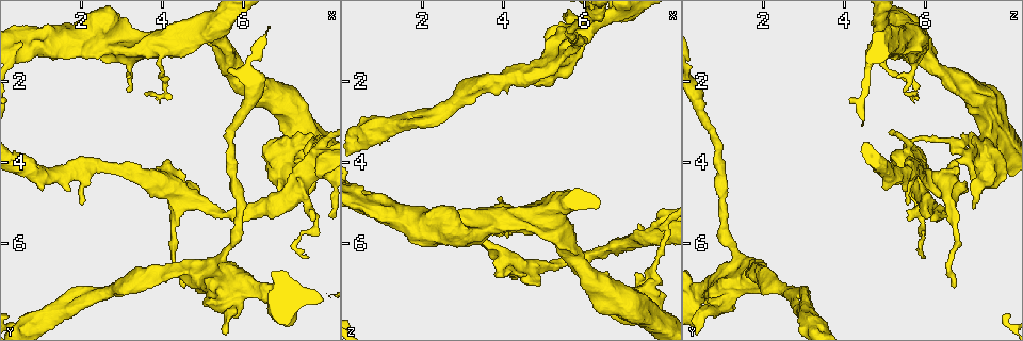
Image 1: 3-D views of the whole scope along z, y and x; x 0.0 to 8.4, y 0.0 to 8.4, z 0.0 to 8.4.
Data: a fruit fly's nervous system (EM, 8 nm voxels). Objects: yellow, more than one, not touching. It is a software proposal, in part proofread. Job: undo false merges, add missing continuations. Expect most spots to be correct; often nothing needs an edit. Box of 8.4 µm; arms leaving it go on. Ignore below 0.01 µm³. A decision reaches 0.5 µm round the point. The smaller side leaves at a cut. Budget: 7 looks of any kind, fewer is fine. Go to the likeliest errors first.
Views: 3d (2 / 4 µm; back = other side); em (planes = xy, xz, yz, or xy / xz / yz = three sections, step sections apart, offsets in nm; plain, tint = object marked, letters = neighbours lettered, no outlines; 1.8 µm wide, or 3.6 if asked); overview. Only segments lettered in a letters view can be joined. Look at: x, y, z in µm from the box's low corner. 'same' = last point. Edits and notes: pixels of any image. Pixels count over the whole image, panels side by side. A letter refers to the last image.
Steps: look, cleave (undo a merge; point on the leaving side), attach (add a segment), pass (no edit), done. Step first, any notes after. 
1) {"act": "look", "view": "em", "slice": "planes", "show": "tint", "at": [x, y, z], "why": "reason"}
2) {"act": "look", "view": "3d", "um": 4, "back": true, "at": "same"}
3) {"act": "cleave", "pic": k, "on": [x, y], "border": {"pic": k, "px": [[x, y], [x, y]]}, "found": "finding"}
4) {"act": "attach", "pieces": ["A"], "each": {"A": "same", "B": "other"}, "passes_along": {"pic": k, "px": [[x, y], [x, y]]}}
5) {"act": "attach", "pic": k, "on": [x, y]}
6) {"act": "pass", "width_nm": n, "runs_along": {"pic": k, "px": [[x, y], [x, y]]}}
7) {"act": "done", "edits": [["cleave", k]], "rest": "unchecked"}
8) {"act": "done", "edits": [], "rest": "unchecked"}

{"act": "look", "view": "3d", "um": 2, "at": [4.75, 4.90, 6.60], "why": "thin arm on a thick one"}

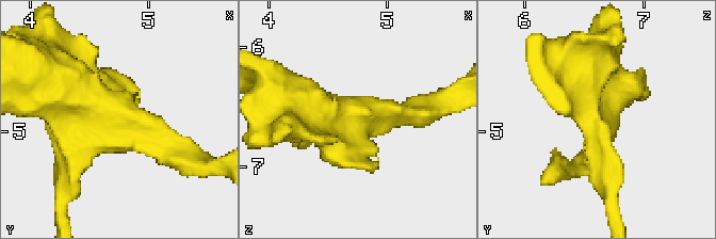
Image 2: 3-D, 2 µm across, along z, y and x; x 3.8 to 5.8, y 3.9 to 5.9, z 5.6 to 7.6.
{"act": "look", "view": "em", "slice": "planes", "show": "letters", "at": [4.74, 4.90, 6.60]}

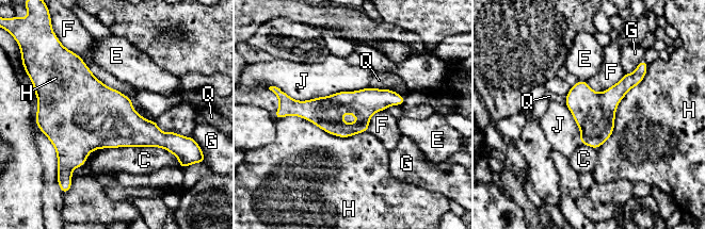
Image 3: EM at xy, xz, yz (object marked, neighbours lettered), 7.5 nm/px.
{"act": "pass", "each": {"C": "other", "E": "other", "F": "other", "G": "other", "H": "other", "J": "other", "Q": "other"}, "border": {"pic": 3, "px": [[71, 51], [154, 120]]}, "found": "one neuron here"}

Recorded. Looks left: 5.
{"act": "look", "view": "em", "um": 3.6, "slice": "yz", "step": 16, "show": "tint", "at": [5.90, 7.10, 0.75], "why": "four or more arms meet"}

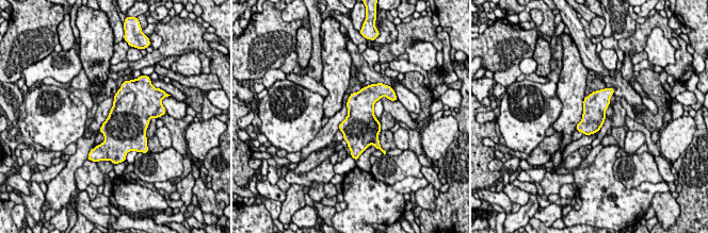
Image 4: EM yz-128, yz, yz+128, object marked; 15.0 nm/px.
{"act": "look", "view": "em", "um": 3.6, "slice": "planes", "show": "tint", "at": "same"}

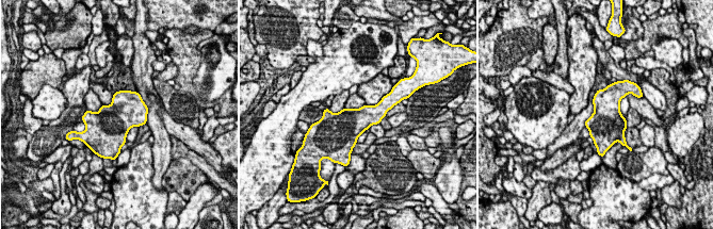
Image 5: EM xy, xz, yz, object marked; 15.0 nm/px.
{"act": "look", "view": "em", "um": 3.6, "slice": "planes", "show": "letters", "at": "same"}

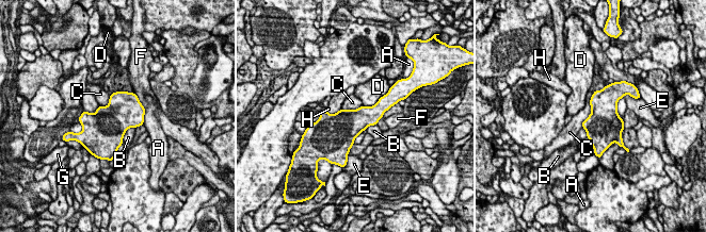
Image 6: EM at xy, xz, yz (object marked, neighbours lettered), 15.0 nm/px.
{"act": "pass", "width_nm": 420, "each": {"A": "other", "B": "other", "C": "other", "D": "other", "E": "other", "F": "other", "G": "other", "H": "other"}, "border": {"pic": 6, "px": [[590, 101], [591, 113], [581, 128]]}, "found": "one neuron here"}

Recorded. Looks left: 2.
{"act": "look", "view": "3d", "um": 2, "at": [7.85, 4.05, 5.80], "why": "thick turns thin"}

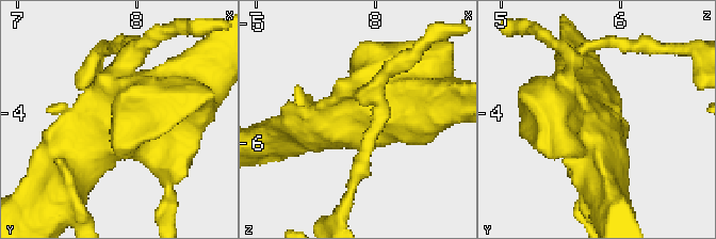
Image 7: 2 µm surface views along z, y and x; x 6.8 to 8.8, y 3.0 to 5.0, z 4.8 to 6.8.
{"act": "look", "view": "em", "slice": "planes", "show": "letters", "at": [7.88, 4.08, 5.74], "why": "now the EM"}

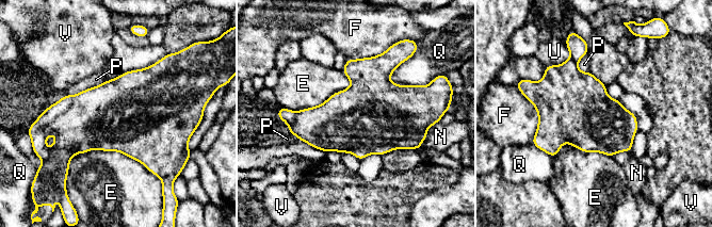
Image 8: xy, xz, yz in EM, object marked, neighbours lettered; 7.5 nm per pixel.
{"act": "cleave", "pic": 8, "on": [94, 120], "each": {"E": "other", "F": "other", "N": "other", "P": "other", "Q": "other", "U": "other", "V": "other"}, "border": {"pic": 8, "px": [[75, 95], [71, 104], [44, 128]]}, "found": "two neurons meet here"}

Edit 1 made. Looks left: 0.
{"act": "done", "edits": [["cleave", 8]], "rest": "unchecked"}

